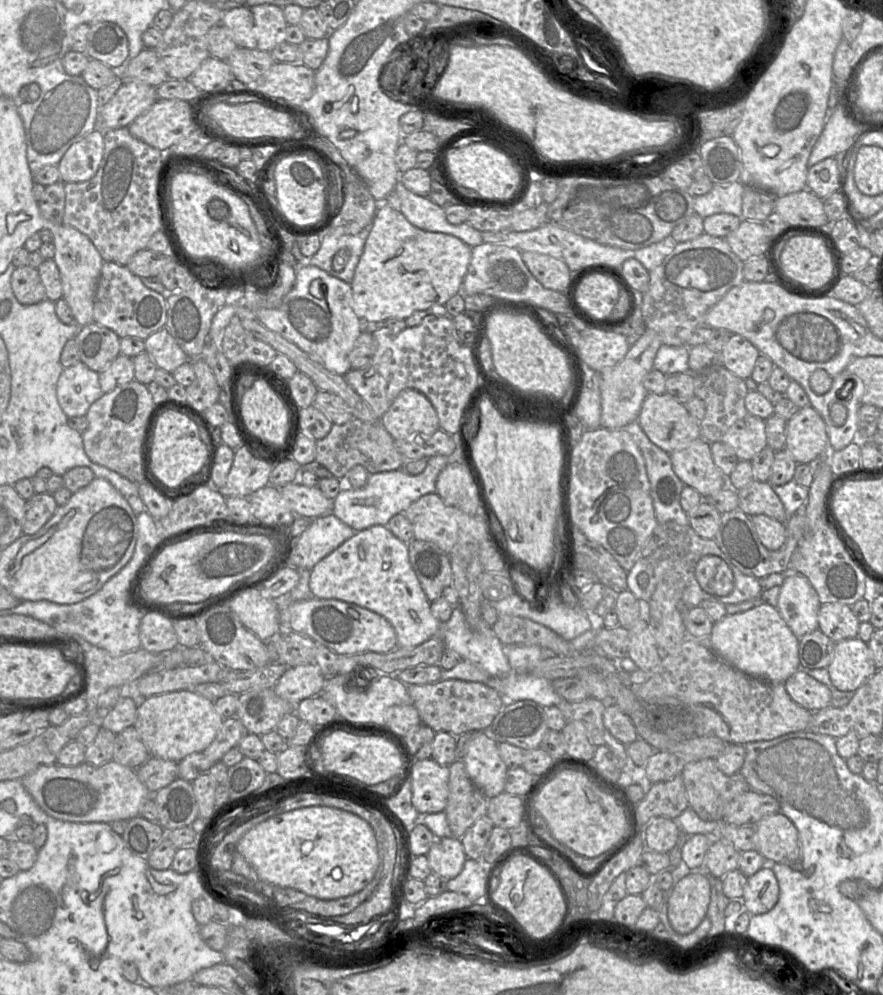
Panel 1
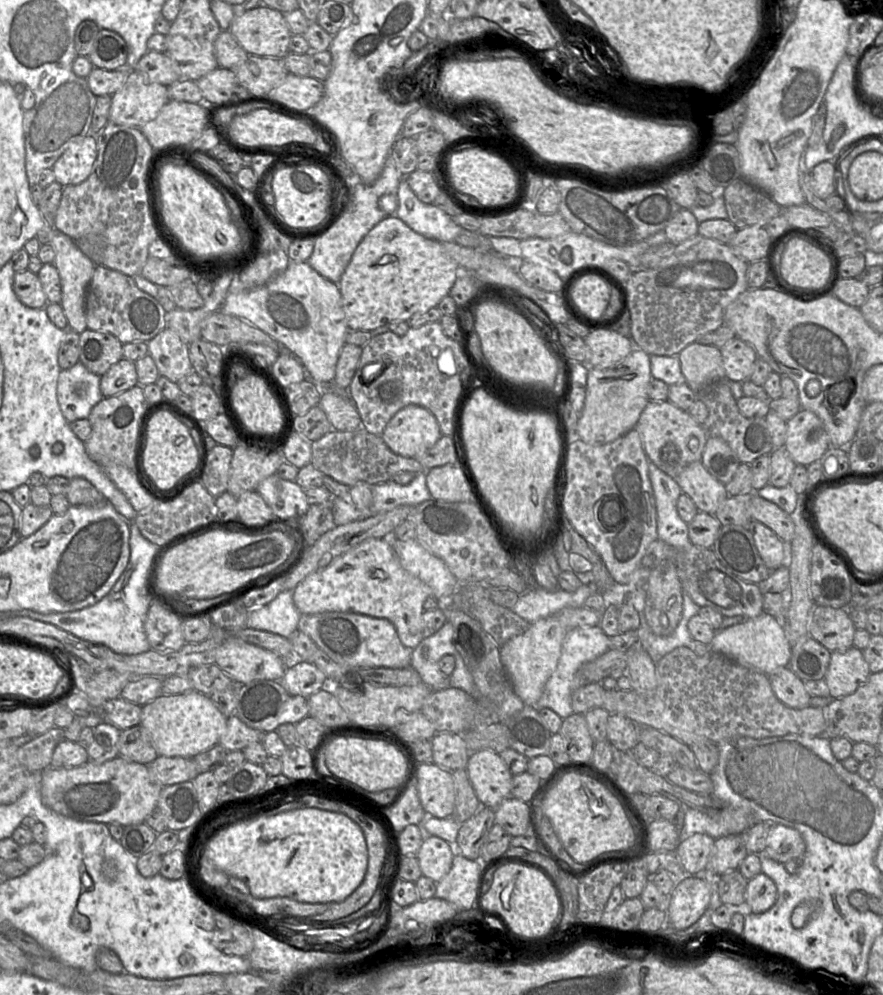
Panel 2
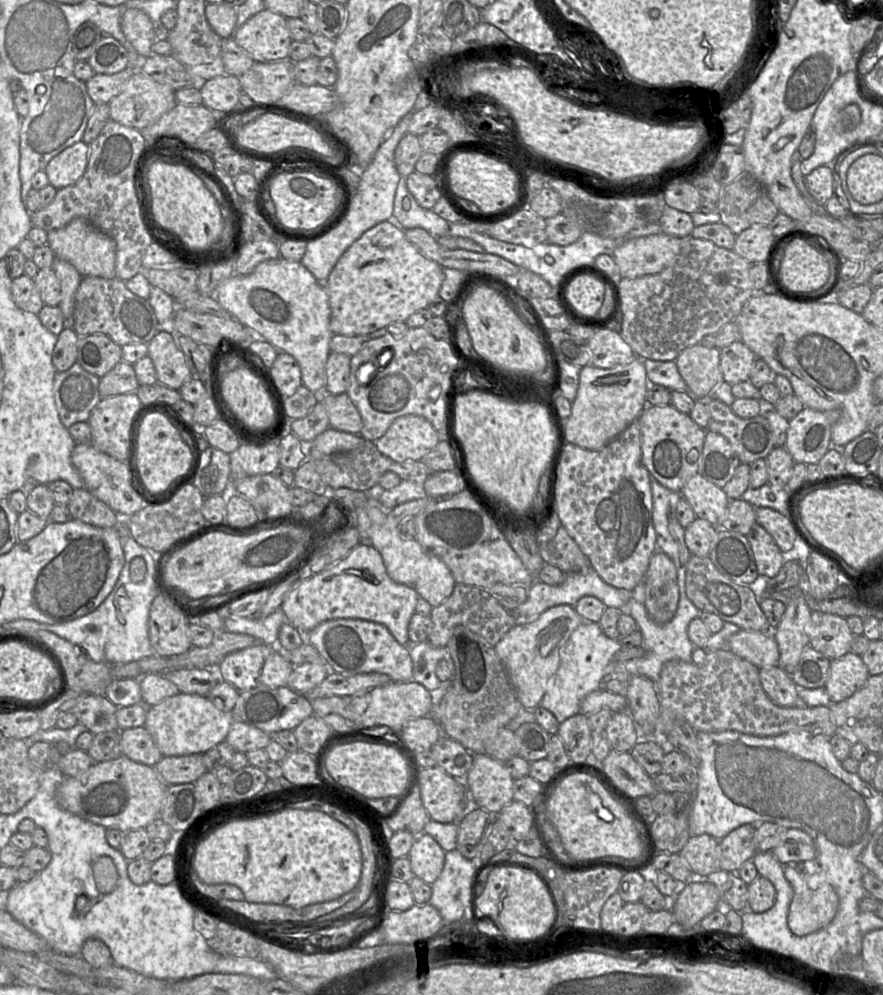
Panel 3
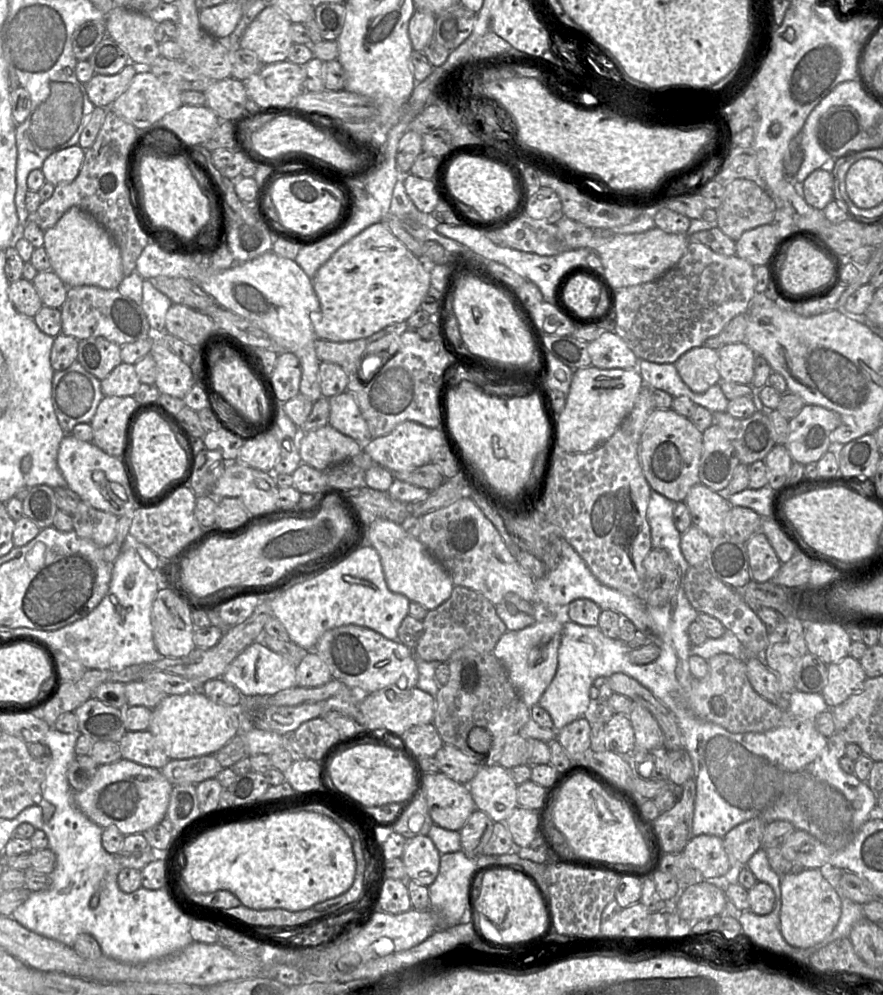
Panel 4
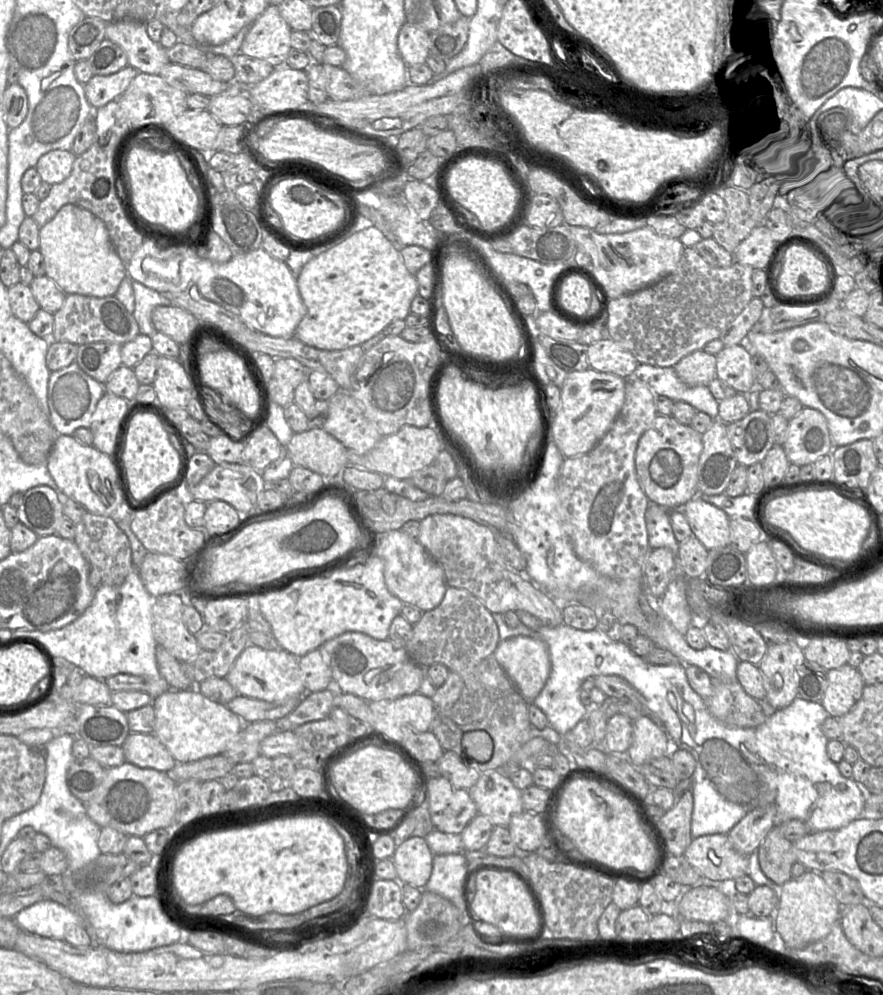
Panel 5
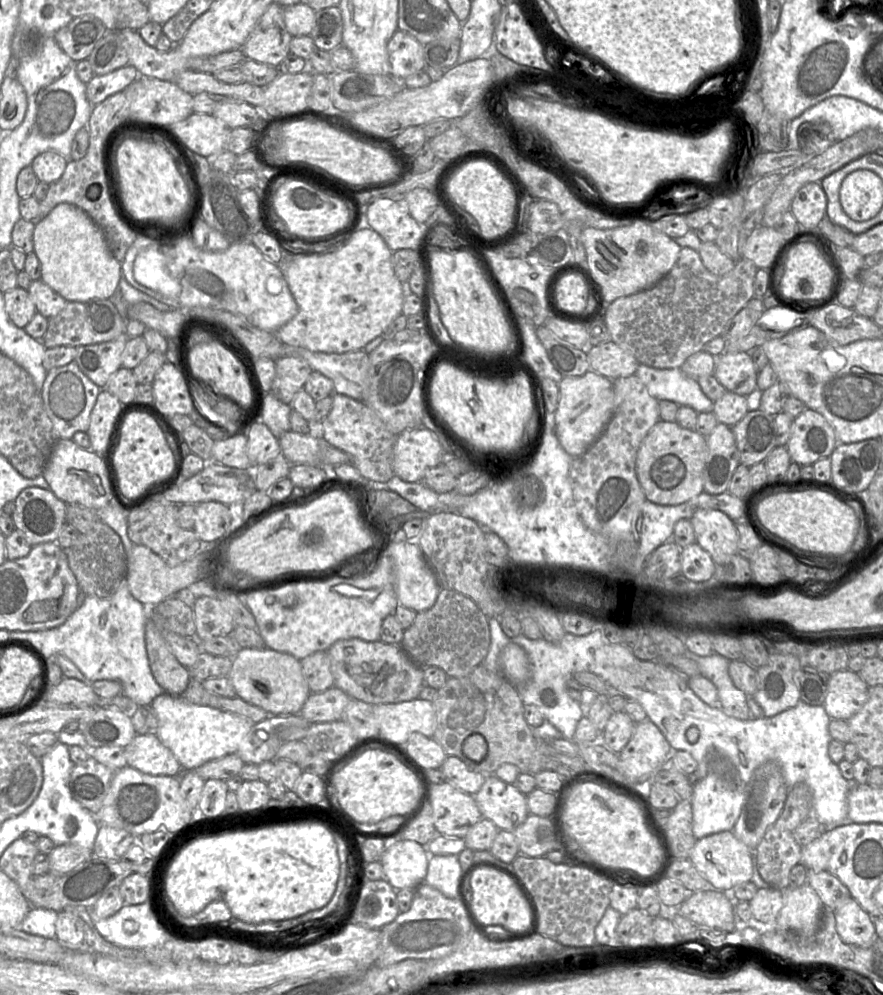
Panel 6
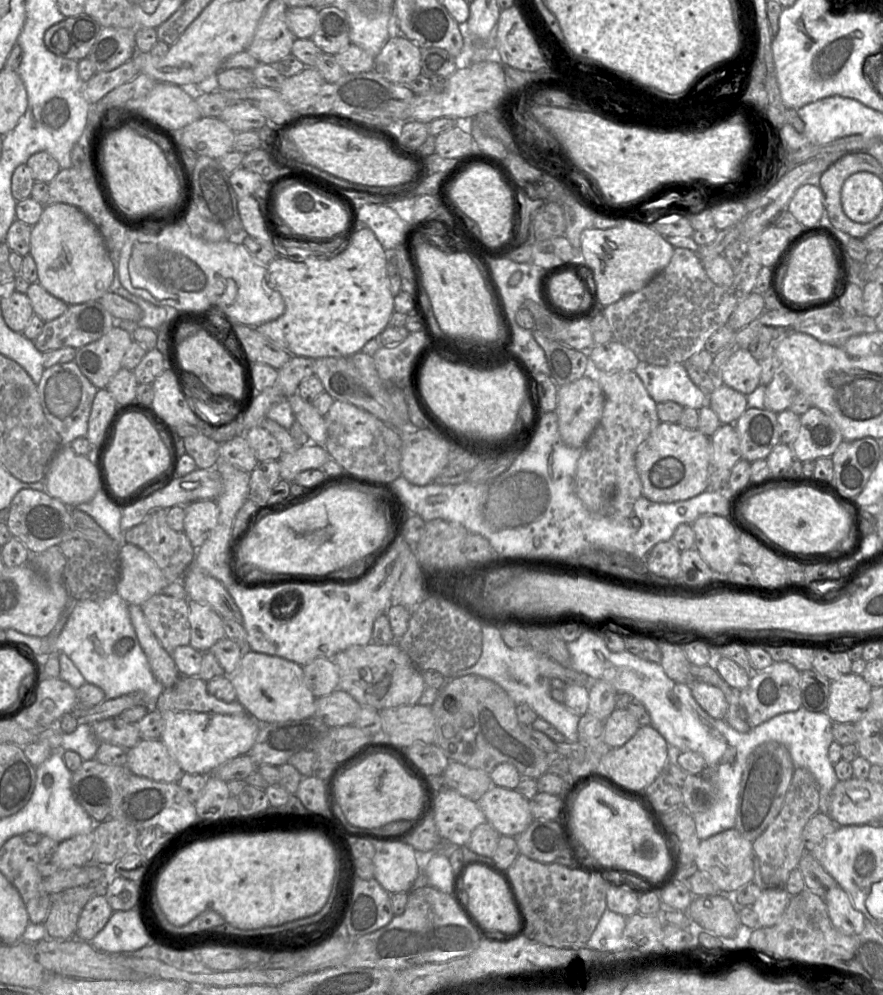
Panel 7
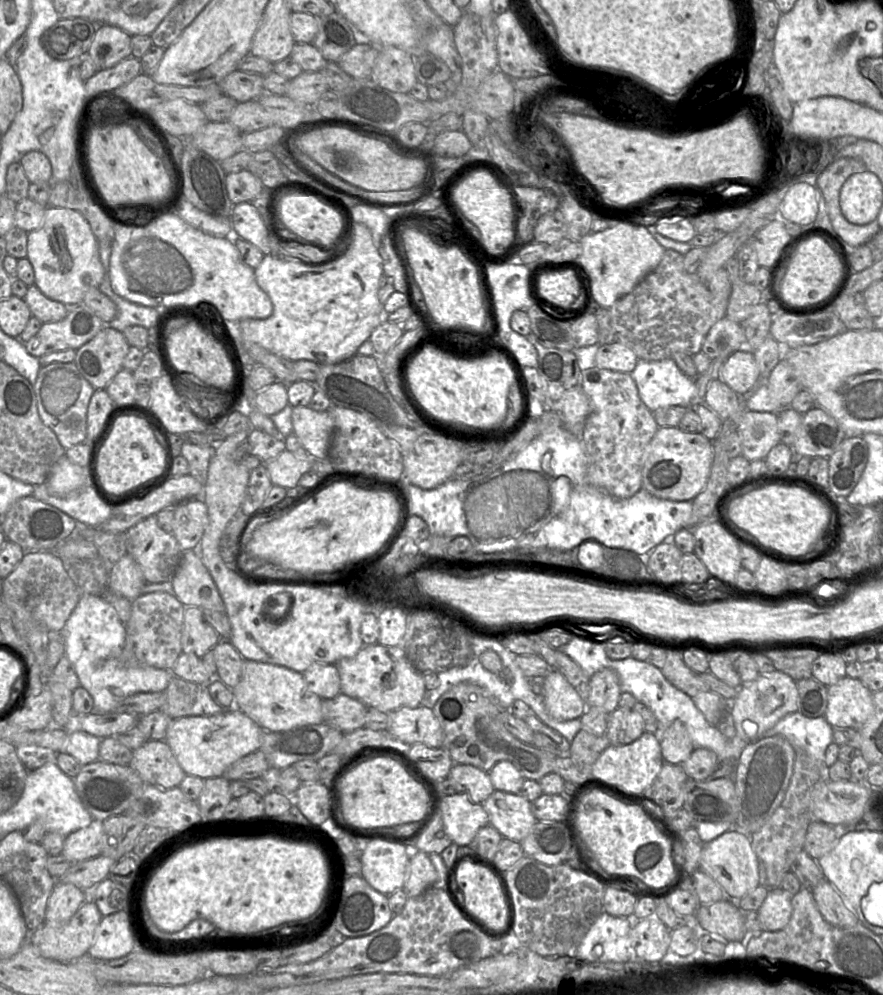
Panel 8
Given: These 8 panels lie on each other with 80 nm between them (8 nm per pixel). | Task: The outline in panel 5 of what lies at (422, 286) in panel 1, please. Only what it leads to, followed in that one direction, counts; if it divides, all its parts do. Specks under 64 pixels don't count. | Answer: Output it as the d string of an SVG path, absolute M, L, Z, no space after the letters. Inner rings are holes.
M362 224L343 241L330 246L328 250L308 261L297 275L297 286L301 298L306 306L306 315L297 326L294 332L294 337L309 346L322 350L343 350L361 345L383 331L393 321L405 320L410 314L410 306L413 299L418 295L418 284L416 277L405 267L400 254L400 247L396 243L389 241L374 225L368 224Z

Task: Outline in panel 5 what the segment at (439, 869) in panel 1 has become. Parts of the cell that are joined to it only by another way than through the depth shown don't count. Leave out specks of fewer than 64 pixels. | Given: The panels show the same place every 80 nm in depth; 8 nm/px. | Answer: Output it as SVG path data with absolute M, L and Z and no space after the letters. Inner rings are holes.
M411 837L398 841L392 856L397 880L424 889L432 873L433 857L425 838Z

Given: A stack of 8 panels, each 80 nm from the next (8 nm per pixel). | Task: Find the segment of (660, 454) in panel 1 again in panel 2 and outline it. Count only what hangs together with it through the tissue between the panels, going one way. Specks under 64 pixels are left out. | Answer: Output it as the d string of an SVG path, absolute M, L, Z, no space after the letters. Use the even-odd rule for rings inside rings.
M648 459L648 473L657 511L658 539L675 547L691 546L688 524L678 514L677 501L682 490L676 480Z

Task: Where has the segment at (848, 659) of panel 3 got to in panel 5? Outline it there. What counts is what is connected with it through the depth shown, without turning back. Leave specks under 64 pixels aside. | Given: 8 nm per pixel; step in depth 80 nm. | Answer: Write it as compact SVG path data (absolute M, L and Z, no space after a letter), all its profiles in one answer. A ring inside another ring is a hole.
M848 663L828 670L828 686L821 704L830 716L840 718L858 702L864 687L860 672Z

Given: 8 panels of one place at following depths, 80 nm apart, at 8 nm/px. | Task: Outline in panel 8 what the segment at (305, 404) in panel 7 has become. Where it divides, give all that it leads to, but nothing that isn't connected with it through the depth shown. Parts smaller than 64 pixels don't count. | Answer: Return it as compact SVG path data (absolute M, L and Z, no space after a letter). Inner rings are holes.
M308 406L292 409L293 433L303 448L317 460L328 457L334 420L328 411L318 412Z

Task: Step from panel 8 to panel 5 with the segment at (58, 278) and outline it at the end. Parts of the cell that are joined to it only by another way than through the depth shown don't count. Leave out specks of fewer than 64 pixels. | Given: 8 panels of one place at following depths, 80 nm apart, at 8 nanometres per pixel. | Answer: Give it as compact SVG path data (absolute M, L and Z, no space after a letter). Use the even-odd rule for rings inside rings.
M66 204L39 231L45 275L67 294L114 296L127 276L126 265L118 256L108 230L93 213L74 204Z

